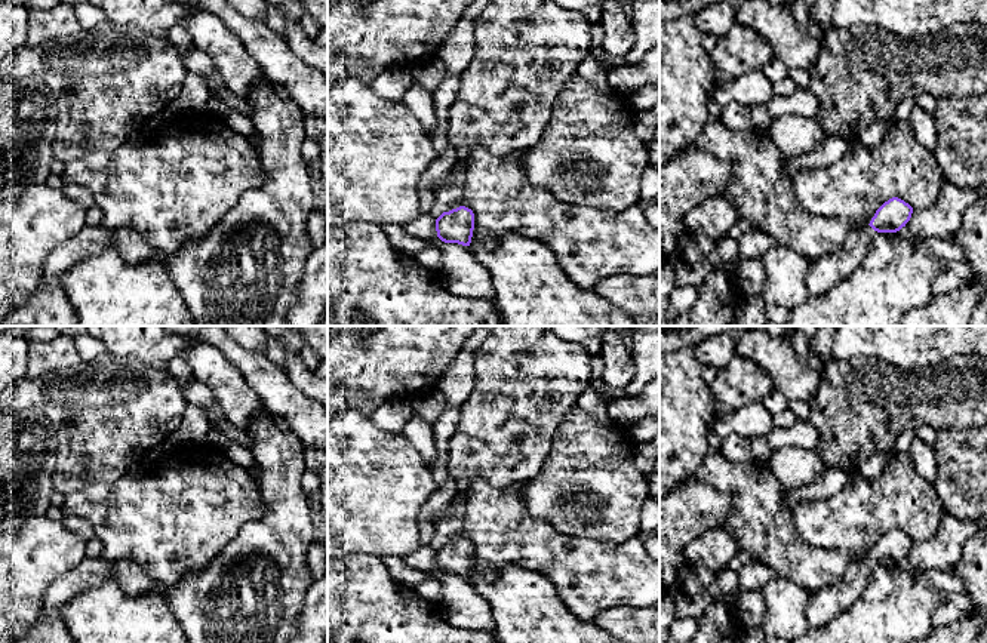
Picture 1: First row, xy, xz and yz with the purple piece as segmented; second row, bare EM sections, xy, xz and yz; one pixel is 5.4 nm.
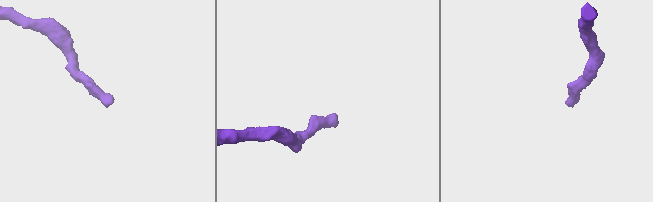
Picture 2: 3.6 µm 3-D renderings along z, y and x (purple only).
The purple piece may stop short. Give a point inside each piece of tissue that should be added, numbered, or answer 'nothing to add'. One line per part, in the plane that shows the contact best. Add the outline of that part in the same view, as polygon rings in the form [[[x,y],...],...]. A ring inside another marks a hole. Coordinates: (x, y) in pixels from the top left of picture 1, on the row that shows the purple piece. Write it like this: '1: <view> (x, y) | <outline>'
1: yz (826, 271) | [[[870,225],[851,228],[839,250],[814,258],[805,279],[811,296],[824,293],[846,279],[863,261],[873,236]]]

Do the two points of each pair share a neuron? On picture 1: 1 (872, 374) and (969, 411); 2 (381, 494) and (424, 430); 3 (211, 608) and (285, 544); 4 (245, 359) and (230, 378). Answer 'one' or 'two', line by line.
1: one
2: two
3: one
4: two

